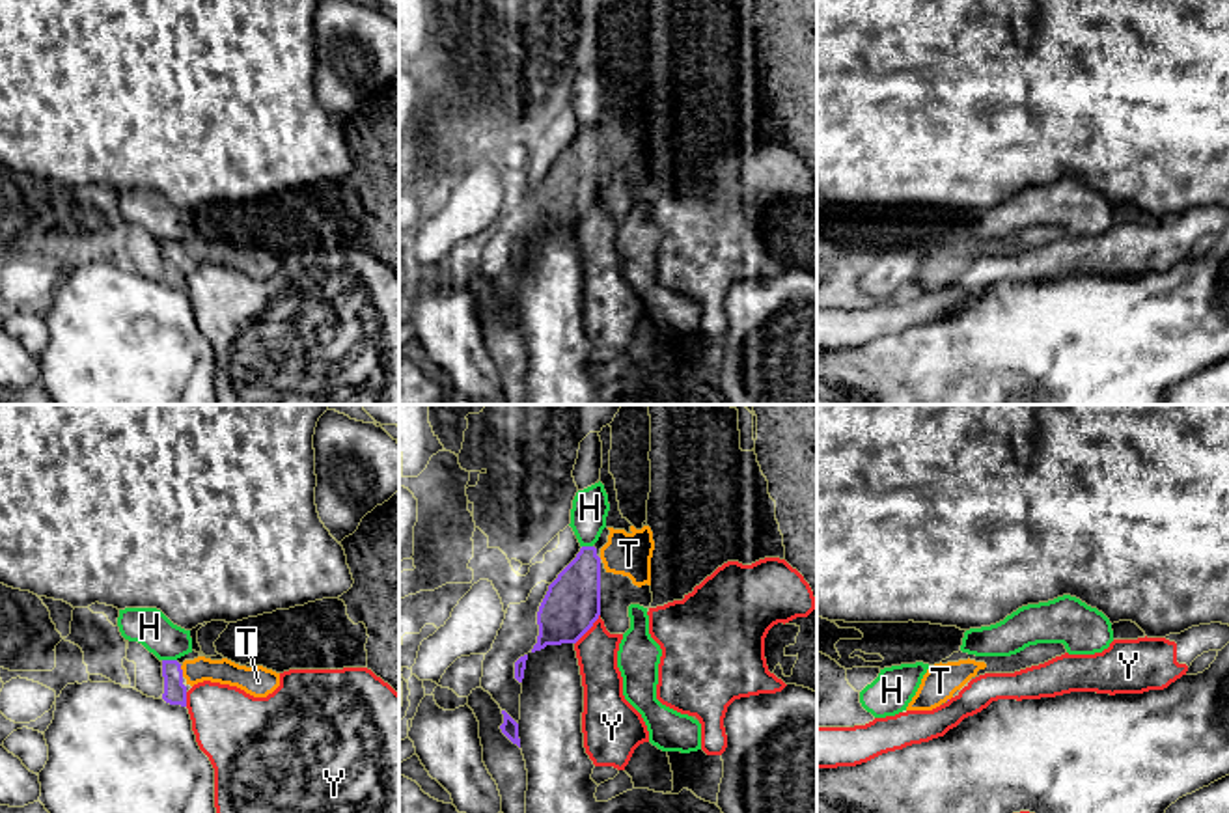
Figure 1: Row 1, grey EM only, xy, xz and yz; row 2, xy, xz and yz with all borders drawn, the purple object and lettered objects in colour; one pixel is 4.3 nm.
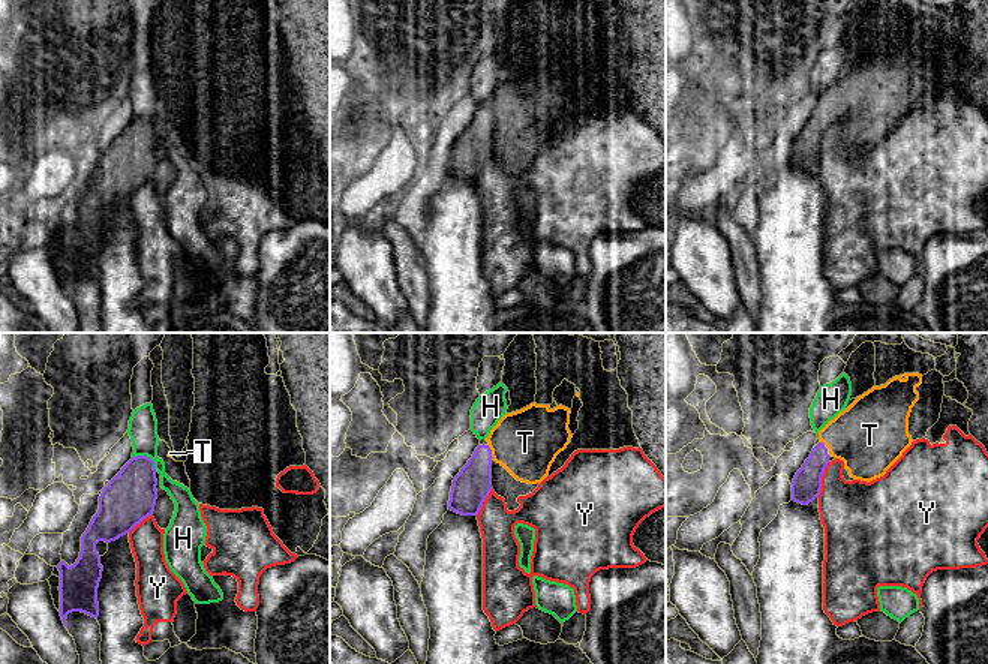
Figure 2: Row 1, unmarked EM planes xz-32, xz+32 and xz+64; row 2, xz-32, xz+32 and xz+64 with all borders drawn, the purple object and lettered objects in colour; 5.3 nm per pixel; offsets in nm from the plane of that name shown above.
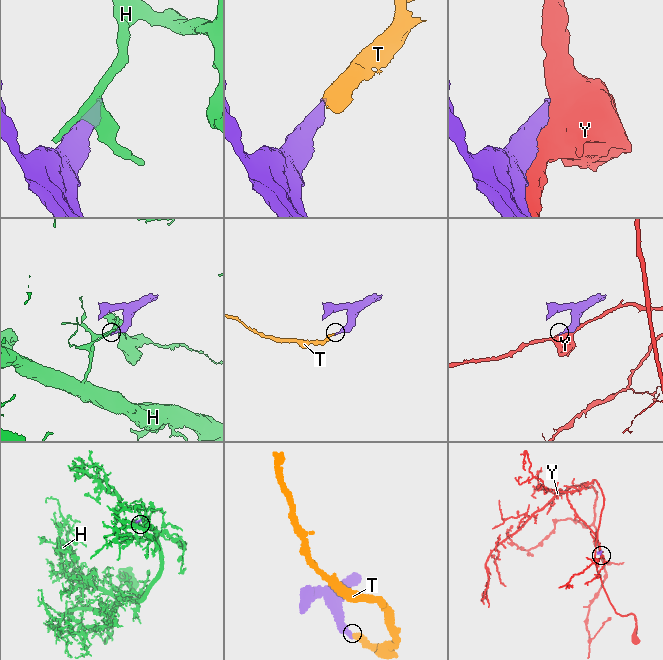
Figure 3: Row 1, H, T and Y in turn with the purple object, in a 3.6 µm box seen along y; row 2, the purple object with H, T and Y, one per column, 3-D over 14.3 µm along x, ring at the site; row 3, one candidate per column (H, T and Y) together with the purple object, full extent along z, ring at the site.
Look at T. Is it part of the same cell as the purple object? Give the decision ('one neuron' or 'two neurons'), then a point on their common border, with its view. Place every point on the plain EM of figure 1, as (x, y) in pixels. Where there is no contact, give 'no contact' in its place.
one neuron | xy (181, 254)

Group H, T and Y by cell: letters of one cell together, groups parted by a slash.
H / T / Y

